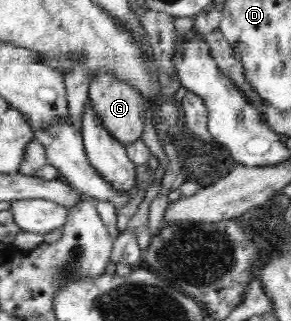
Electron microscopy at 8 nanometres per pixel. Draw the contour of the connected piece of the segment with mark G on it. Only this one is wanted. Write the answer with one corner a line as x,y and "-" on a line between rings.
100,73
91,79
88,95
90,110
117,142
127,146
141,140
146,125
145,107
142,106
141,94
134,91
133,87
115,81
115,77
107,73

